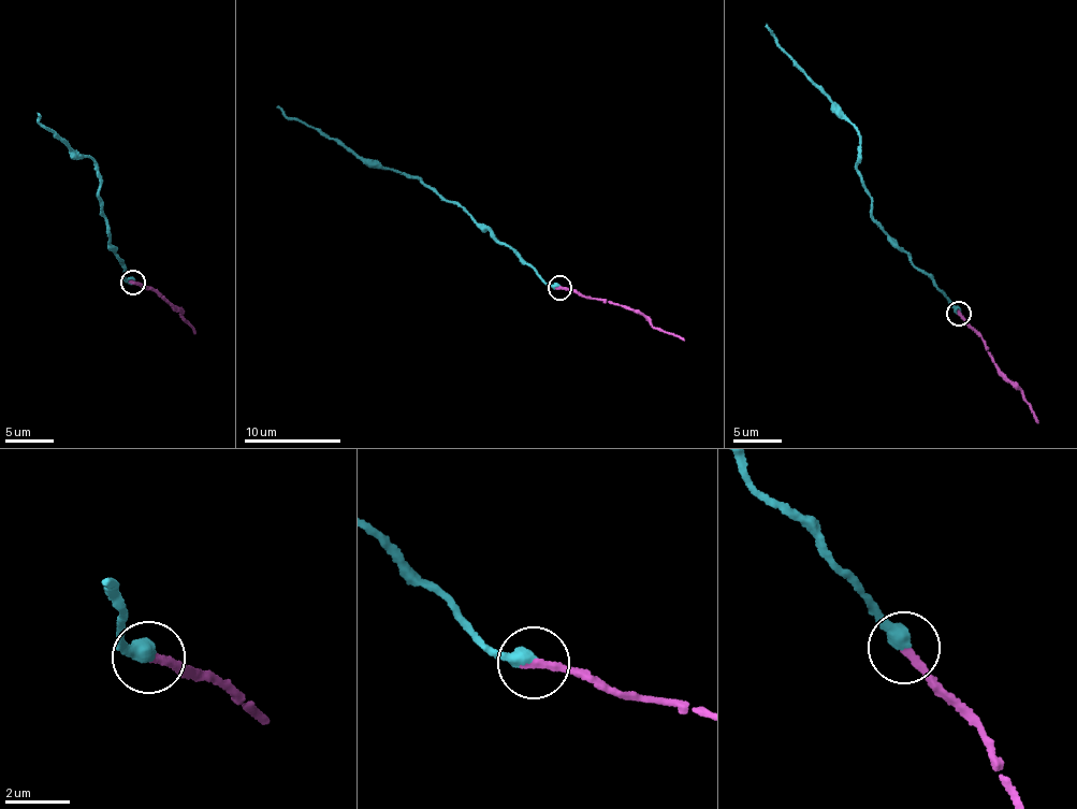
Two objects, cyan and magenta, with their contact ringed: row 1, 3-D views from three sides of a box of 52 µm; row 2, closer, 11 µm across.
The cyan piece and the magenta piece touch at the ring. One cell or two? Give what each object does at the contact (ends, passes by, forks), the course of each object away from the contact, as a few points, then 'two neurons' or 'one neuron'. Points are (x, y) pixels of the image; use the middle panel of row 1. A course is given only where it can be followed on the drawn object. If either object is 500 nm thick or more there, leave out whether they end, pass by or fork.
cyan ends | magenta ends | cyan via (559, 287), (544, 283), (529, 263), (456, 203), (407, 173), (372, 167), (316, 129), (275, 107) | magenta via (559, 287), (575, 288), (593, 299), (629, 305), (656, 328), (684, 341) | one neuron

